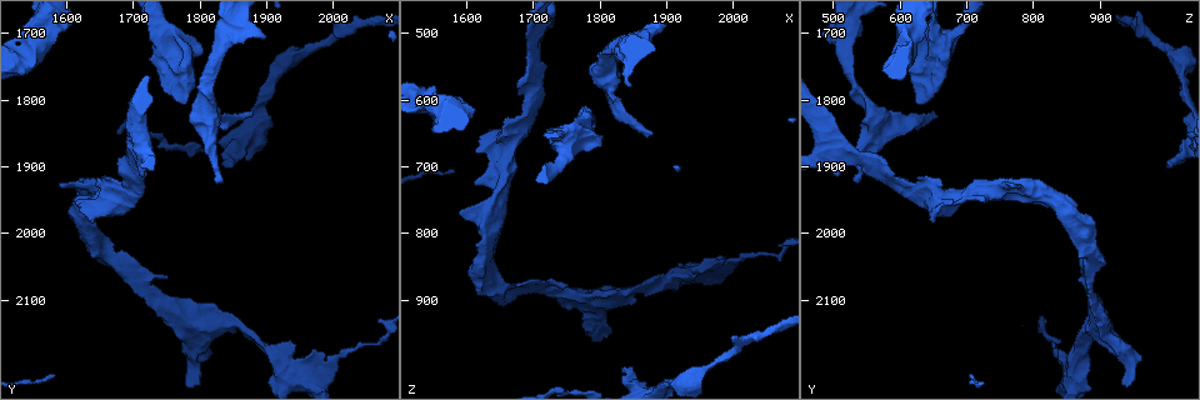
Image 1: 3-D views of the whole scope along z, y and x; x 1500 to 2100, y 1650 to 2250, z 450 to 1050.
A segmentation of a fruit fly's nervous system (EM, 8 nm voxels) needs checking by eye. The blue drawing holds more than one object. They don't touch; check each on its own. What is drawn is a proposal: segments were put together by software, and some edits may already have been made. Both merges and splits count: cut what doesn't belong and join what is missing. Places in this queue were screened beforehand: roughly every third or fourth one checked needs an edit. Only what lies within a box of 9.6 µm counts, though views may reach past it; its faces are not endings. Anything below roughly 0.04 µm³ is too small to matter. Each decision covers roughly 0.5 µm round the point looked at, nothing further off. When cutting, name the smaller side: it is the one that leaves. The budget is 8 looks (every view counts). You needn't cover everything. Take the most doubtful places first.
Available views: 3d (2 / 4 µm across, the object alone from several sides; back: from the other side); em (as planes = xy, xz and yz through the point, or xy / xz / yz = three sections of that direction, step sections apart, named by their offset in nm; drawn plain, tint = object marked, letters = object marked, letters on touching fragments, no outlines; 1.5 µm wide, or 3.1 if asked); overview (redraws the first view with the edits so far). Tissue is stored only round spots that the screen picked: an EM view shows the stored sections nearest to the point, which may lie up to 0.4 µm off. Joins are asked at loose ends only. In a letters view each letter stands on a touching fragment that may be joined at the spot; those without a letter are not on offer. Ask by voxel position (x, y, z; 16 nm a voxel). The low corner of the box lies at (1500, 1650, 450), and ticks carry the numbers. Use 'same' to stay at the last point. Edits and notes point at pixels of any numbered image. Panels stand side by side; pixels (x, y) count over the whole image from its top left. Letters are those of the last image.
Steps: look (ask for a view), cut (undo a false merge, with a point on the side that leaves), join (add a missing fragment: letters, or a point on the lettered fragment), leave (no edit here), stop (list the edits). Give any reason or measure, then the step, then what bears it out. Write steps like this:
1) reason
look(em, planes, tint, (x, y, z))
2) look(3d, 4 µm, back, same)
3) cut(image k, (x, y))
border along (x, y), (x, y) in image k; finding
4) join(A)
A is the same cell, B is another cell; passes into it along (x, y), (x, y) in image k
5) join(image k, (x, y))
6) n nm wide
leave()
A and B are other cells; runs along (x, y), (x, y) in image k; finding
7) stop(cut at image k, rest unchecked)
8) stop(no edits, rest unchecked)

thin end
look(em, planes, letters, (1880, 1815, 655))

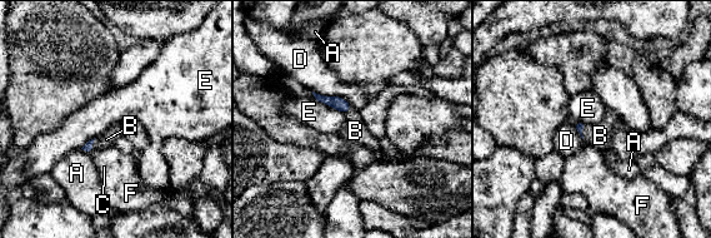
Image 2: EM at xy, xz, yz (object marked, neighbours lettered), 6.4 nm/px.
join(B)
B is the same cell, A, C, D, E and F are other cells; passes into it along (88, 147), (93, 143), (106, 139) in image 2; it goes on there

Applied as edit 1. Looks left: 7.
free end
look(em, planes, tint, (1620, 1975, 655))

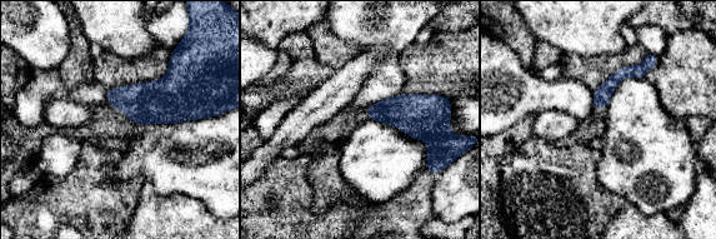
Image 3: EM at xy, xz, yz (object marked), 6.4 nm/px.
what lies round it
look(em, planes, letters, same)

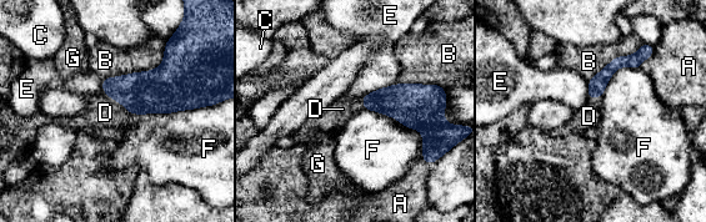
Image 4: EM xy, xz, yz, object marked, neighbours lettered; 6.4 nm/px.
join(D)
D is the same cell, A, B, C, E, F and G are other cells; passes into it along (156, 91), (119, 101), (105, 112) in image 4; it goes on there

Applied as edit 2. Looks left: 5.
redraw
look(overview)

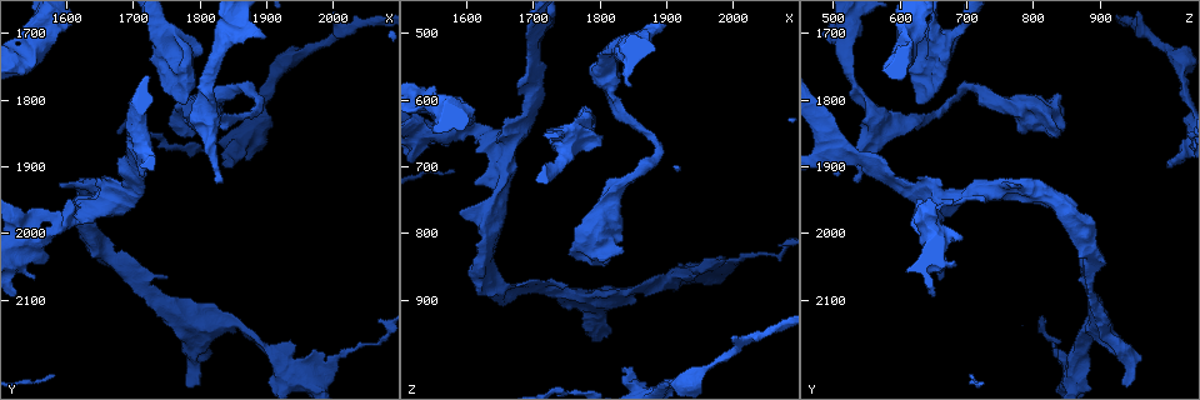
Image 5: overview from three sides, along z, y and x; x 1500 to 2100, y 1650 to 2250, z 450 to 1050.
free end
look(em, planes, letters, (1755, 1845, 830))

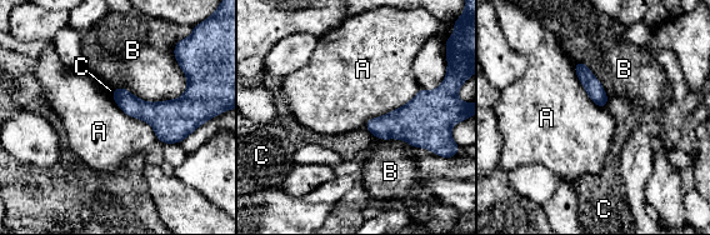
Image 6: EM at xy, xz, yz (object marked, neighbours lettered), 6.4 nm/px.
leave()
A, B and C are other cells; none of them fits

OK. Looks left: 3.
an open end
look(em, planes, letters, (1655, 1950, 780))

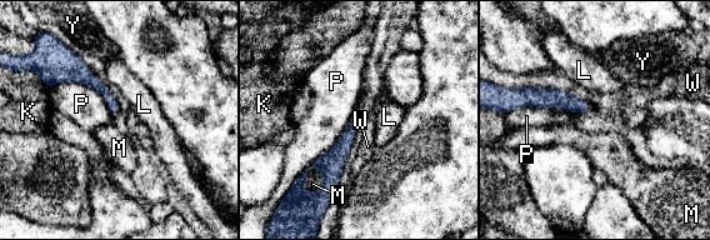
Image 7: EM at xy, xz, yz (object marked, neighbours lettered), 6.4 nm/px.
leave()
K, L, M, P, W and Y are other cells; border along (353, 114), (336, 143), (293, 181) in image 7; no lettered fragment goes on from it

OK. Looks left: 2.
stop(join at image 2, join at image 4, rest unchecked)

